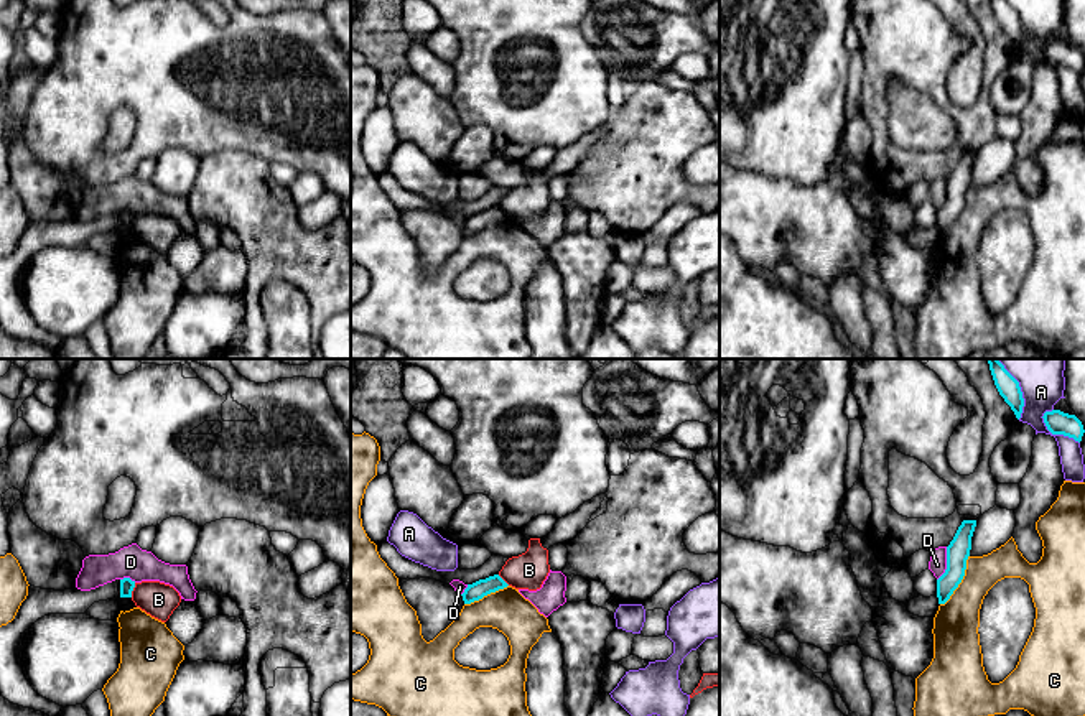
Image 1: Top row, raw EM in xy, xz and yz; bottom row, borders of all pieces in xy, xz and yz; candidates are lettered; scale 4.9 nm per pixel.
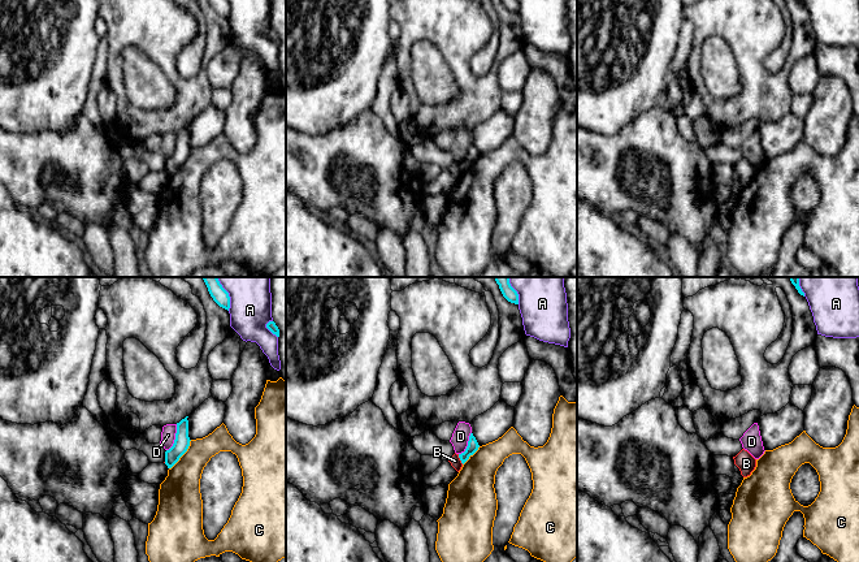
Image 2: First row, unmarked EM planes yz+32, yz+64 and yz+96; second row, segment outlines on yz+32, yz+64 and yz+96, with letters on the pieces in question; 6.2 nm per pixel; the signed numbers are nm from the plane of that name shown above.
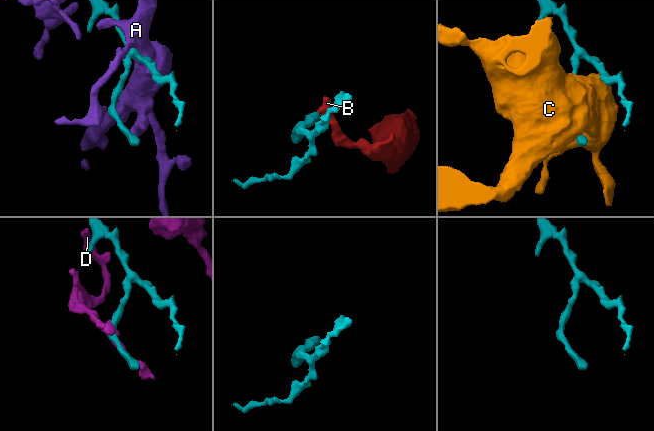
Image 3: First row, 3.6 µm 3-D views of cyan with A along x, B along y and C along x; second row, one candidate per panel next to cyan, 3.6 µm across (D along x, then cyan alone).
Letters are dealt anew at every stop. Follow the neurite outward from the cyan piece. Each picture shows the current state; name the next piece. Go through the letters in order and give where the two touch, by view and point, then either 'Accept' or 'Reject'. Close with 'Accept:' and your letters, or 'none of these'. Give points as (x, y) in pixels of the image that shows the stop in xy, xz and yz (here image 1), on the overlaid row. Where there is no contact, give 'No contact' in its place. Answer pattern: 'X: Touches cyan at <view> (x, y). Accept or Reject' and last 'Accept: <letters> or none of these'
A: Touches cyan at yz (1019, 389). Reject
B: Touches cyan at xy (132, 590). Reject
C: Touches cyan at yz (960, 581). Reject
D: Touches cyan at yz (947, 563). Reject
Accept: none of these

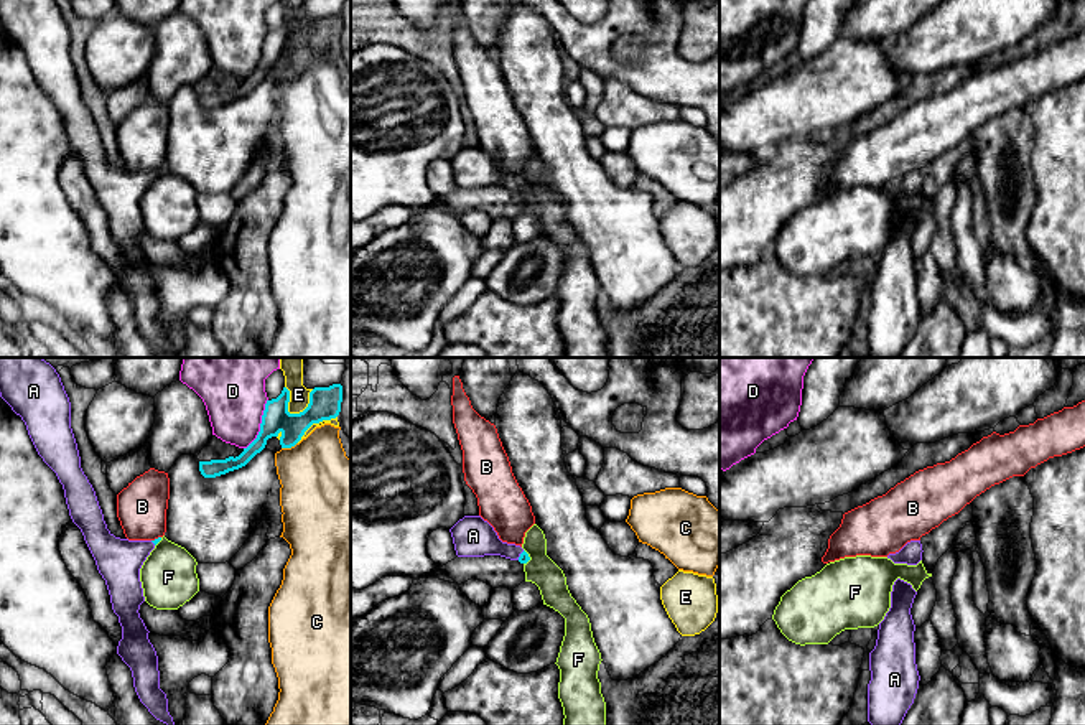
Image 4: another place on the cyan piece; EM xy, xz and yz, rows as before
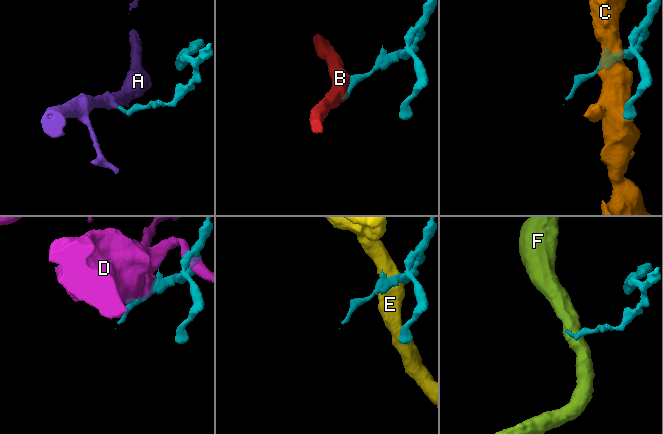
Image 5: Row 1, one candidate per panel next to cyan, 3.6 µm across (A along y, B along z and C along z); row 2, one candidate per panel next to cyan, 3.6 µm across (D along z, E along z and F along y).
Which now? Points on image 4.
A: Touches cyan at xz (521, 556). Accept
B: Touches cyan at xy (155, 539). Reject
C: Touches cyan at xy (288, 447). Reject
D: Touches cyan at xy (260, 424). Reject
E: Touches cyan at xy (307, 407). Reject
F: Touches cyan at xz (529, 557). Reject
Accept: A

